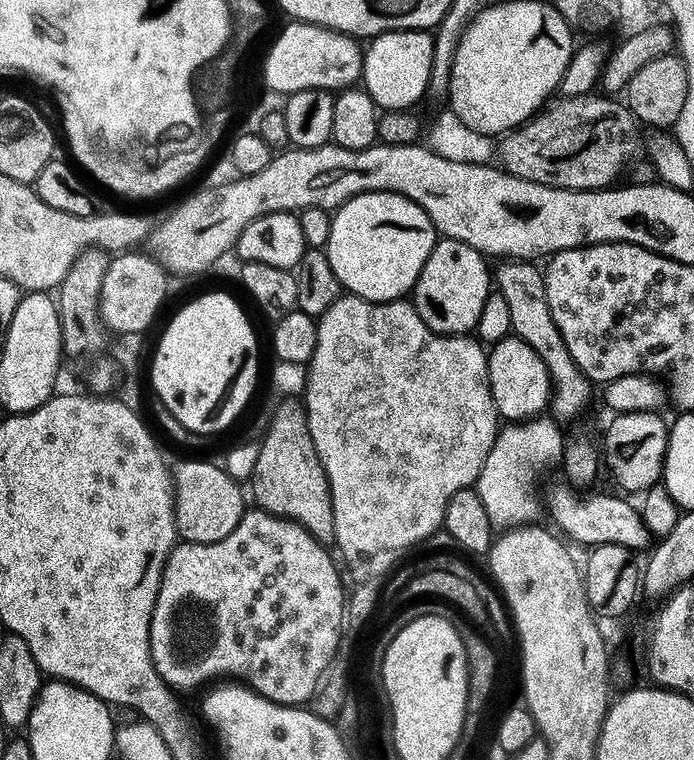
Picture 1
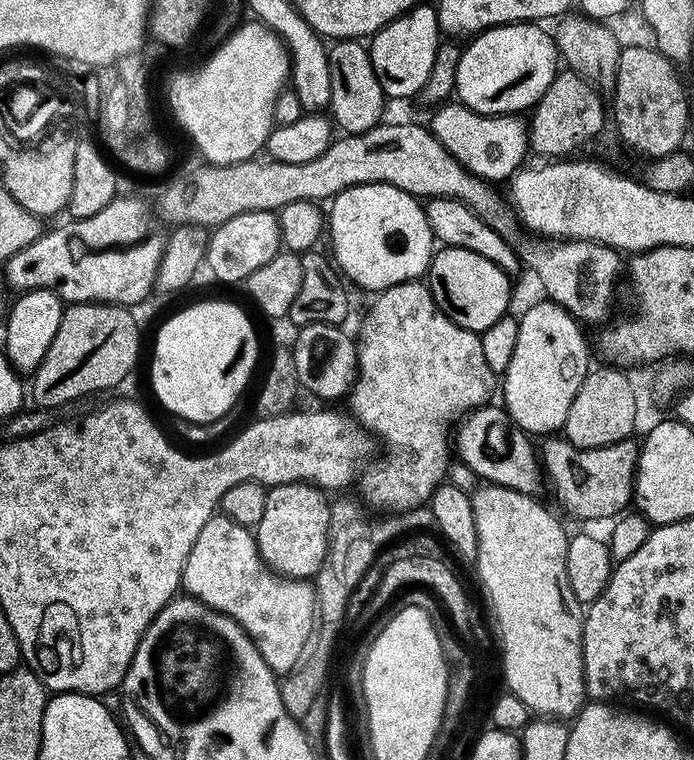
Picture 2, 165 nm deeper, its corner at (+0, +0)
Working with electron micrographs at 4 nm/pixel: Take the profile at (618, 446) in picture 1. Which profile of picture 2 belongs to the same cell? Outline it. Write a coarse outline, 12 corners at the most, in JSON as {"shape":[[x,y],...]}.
{"shape":[[545,439],[538,455],[570,515],[611,521],[633,503],[640,444]]}

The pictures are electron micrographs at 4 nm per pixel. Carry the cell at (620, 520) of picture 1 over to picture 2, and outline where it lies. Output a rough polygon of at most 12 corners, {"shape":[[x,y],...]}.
{"shape":[[503,407],[476,408],[454,436],[481,481],[536,496],[537,445]]}

